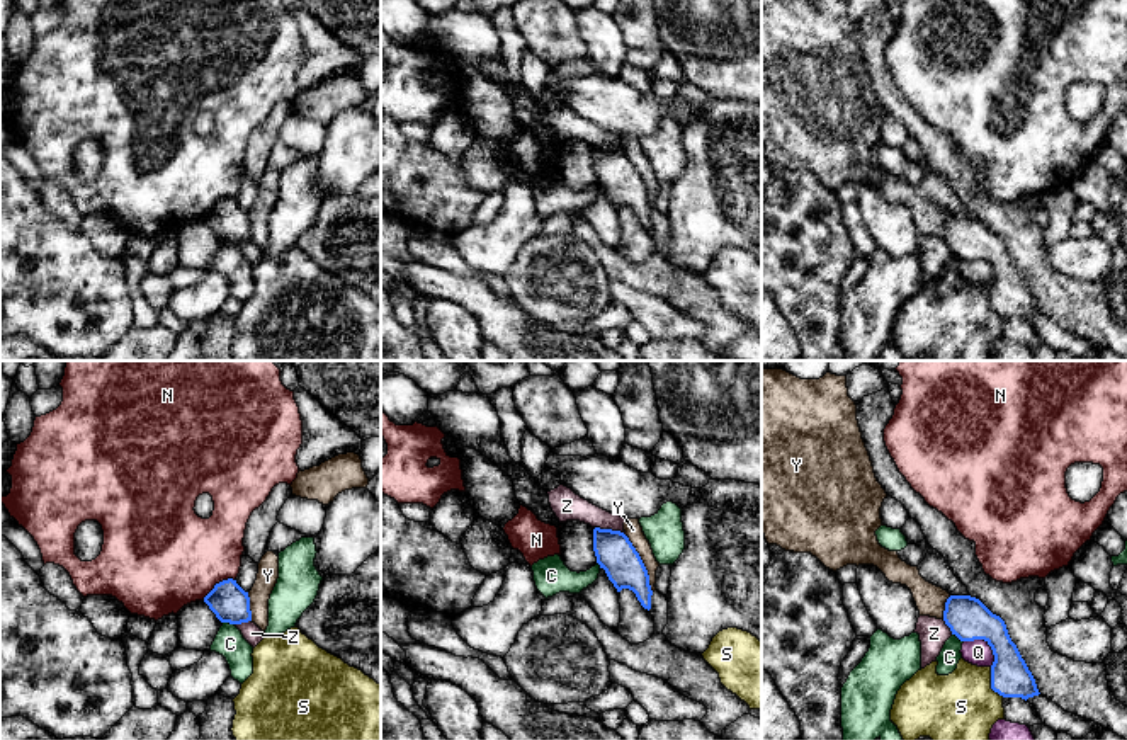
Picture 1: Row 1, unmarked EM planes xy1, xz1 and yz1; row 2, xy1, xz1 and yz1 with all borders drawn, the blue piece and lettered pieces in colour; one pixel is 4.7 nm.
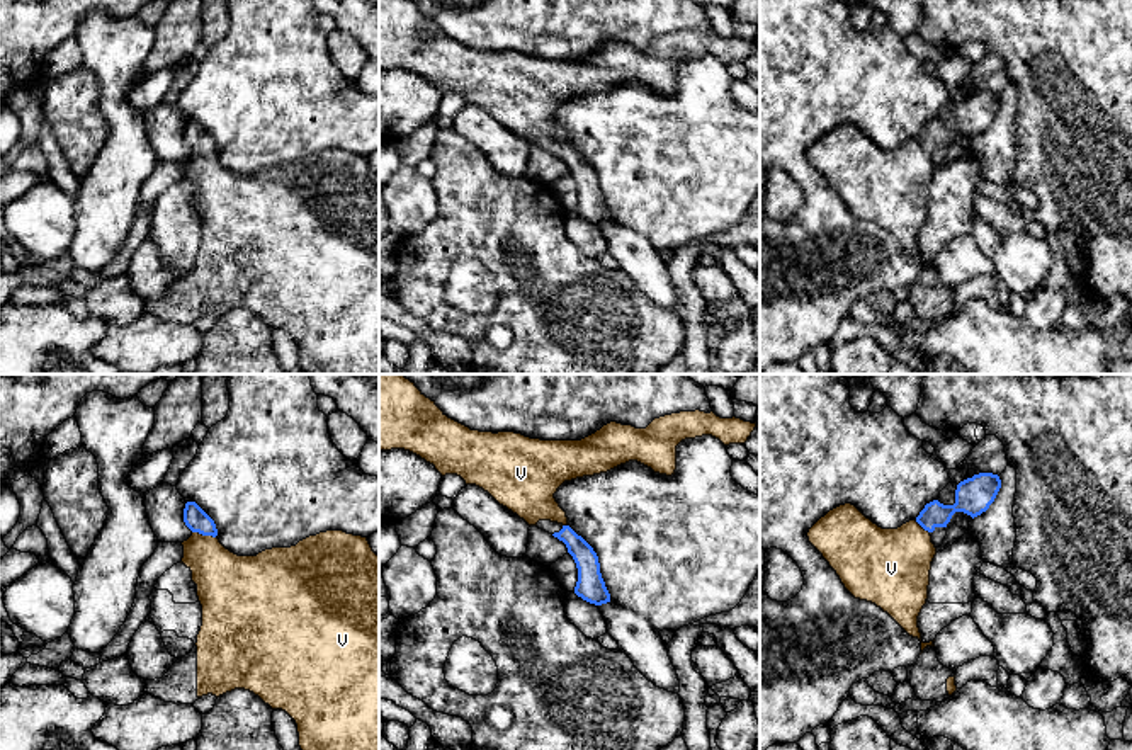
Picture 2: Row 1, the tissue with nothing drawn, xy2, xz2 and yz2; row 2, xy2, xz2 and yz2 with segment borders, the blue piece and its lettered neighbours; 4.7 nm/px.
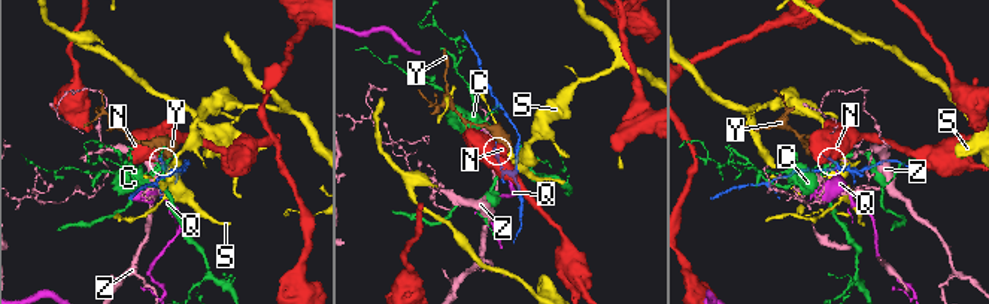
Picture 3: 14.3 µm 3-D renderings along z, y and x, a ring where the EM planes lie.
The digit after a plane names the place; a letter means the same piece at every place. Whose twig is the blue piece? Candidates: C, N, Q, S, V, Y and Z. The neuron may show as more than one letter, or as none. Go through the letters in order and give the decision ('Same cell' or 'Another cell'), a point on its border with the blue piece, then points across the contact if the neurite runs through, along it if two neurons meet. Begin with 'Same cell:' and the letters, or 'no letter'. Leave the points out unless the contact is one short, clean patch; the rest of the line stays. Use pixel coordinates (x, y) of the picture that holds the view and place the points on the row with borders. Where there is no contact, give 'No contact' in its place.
Same cell: V
C: Another cell. Touches blue at xy1 (228, 621). Boundary: xy1 (223, 621), (233, 625)
N: Another cell. Touches blue at xy1 (216, 584). Boundary: xy1 (233, 579), (223, 579), (203, 599)
Q: Another cell. Touches blue at yz1 (988, 643). Boundary: yz1 (964, 640), (983, 640), (991, 650), (993, 664)
S: Another cell. Touches blue at yz1 (991, 684)
V: Same cell. Touches blue at xy2 (204, 534). Path across: xy2 (196, 519), (203, 526), (204, 534), (204, 555), (226, 582)
Y: Another cell. Touches blue at xz1 (643, 563)
Z: Another cell. Touches blue at xz1 (611, 529). Boundary: xz1 (595, 526), (619, 529), (624, 535)

